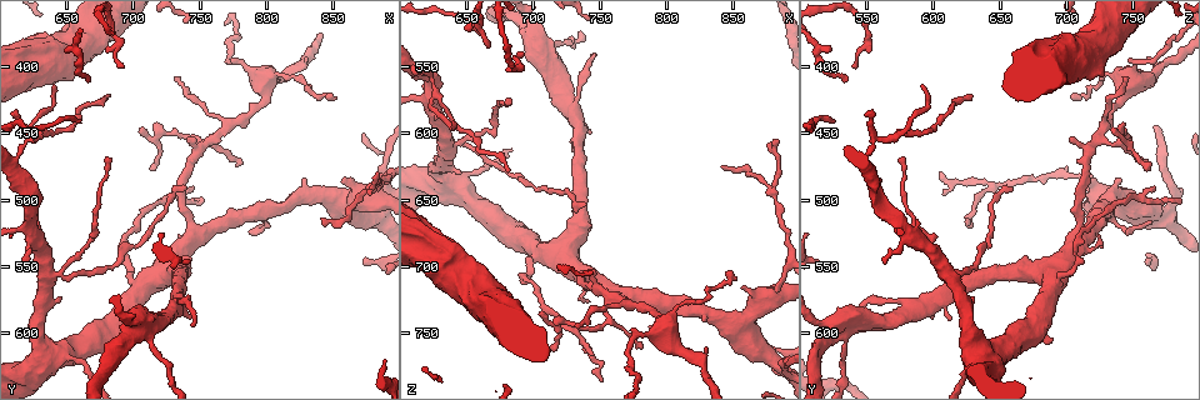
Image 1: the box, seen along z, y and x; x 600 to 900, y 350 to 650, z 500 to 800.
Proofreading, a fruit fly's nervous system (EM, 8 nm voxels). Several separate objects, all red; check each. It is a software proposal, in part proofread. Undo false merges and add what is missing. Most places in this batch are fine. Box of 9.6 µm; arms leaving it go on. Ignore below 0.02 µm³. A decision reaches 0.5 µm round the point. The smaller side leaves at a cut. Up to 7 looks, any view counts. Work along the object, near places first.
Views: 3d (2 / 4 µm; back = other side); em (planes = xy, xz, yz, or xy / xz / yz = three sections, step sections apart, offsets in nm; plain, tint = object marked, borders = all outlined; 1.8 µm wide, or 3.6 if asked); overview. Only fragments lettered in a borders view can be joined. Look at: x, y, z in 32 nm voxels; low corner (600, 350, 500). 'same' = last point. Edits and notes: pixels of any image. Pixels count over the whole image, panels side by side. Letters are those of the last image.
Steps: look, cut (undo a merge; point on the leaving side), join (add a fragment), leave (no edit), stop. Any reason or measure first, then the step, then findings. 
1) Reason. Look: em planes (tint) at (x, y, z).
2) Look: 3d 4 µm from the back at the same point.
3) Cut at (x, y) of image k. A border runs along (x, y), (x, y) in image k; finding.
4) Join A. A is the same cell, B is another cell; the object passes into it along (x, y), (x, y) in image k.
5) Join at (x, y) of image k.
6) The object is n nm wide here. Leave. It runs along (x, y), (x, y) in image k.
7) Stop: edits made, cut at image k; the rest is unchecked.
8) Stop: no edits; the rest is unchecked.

Thick turns thin. Look: em 3.6 µm planes (borders) at (634, 556, 612).

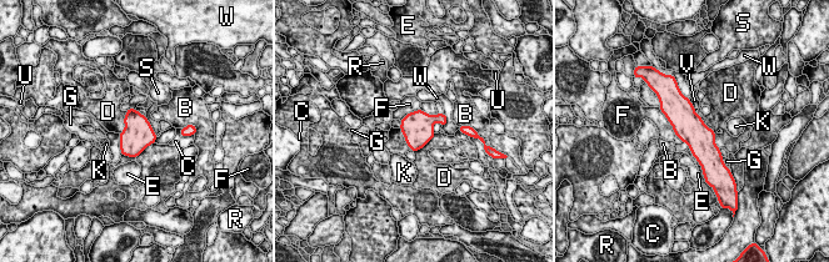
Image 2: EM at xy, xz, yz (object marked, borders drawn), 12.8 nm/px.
The object is 380 nm wide here. Leave. B, C, D, E, F, G, K, R, S, U, V and W are other cells; a border runs along (697, 115), (714, 132), (719, 147) in image 2; continuous, no second cell.

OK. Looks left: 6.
Narrows sharply. Look: em 3.6 µm planes (tint) at (622, 454, 562).

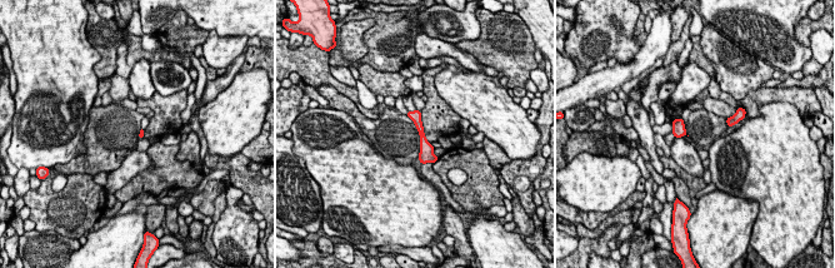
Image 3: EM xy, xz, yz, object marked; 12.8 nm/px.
Look: em 3.6 µm planes (borders) at the same point.

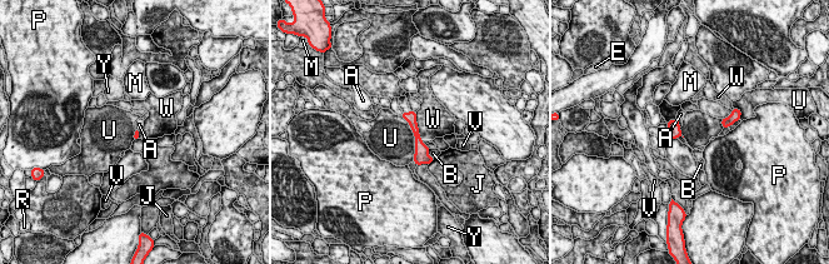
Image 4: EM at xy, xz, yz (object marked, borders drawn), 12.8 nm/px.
The longest contact is with U, 600 nm. Leave. A, B, E, J, M, P, R, U, V, W and Y are other cells; a border runs along (401, 115), (414, 135), (414, 160) in image 4; all the same cell.

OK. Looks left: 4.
Thin neck. Look: 3d 2 µm at (880, 488, 648).

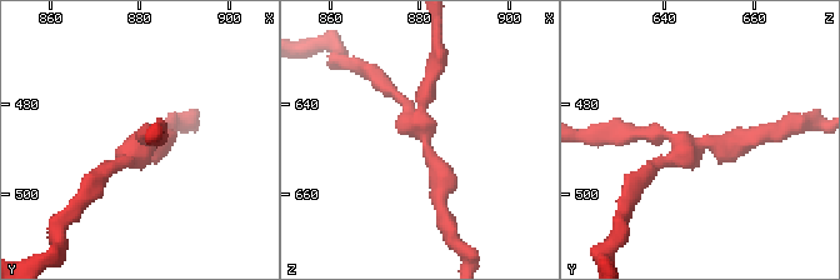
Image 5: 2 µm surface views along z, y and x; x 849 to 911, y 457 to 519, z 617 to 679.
Need the tissue. Look: em 3.6 µm xz step 16 (tint) at (881, 488, 648).

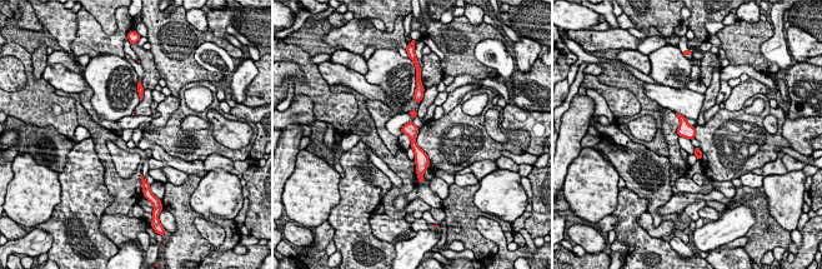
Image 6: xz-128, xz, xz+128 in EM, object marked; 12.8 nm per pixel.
Cut it another way. Look: em 3.6 µm xy step 4 (borders) at the same point.

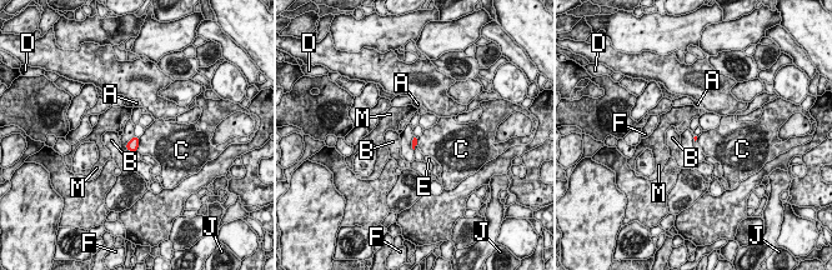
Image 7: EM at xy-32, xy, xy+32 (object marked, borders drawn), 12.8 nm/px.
Leave. A, B, C, D, E, F, J and M are other cells; a border runs along (139, 138), (136, 149) in image 7; continuous, no second cell.

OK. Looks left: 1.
Stop: no edits; the rest is unchecked.

